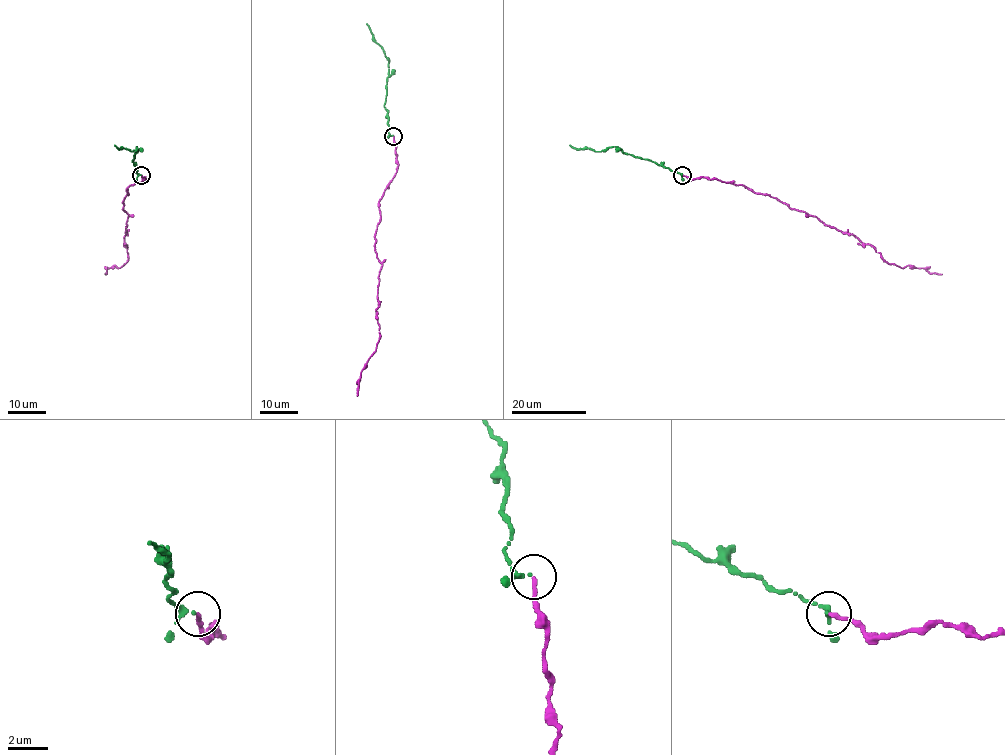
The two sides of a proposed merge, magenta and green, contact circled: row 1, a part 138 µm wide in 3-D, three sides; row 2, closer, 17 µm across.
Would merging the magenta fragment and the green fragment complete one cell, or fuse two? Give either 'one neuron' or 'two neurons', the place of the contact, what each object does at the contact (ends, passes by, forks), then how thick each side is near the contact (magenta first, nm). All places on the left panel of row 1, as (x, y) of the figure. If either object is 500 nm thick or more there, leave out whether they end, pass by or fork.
one neuron; at (141, 175); magenta ends there; green ends there; 220 nm thick on the magenta side, 280 nm on the other

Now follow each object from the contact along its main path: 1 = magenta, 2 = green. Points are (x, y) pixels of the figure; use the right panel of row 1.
1: (681, 175), (742, 184), (871, 244), (891, 264), (941, 274)
2: (681, 175), (615, 146), (595, 152), (570, 145)

